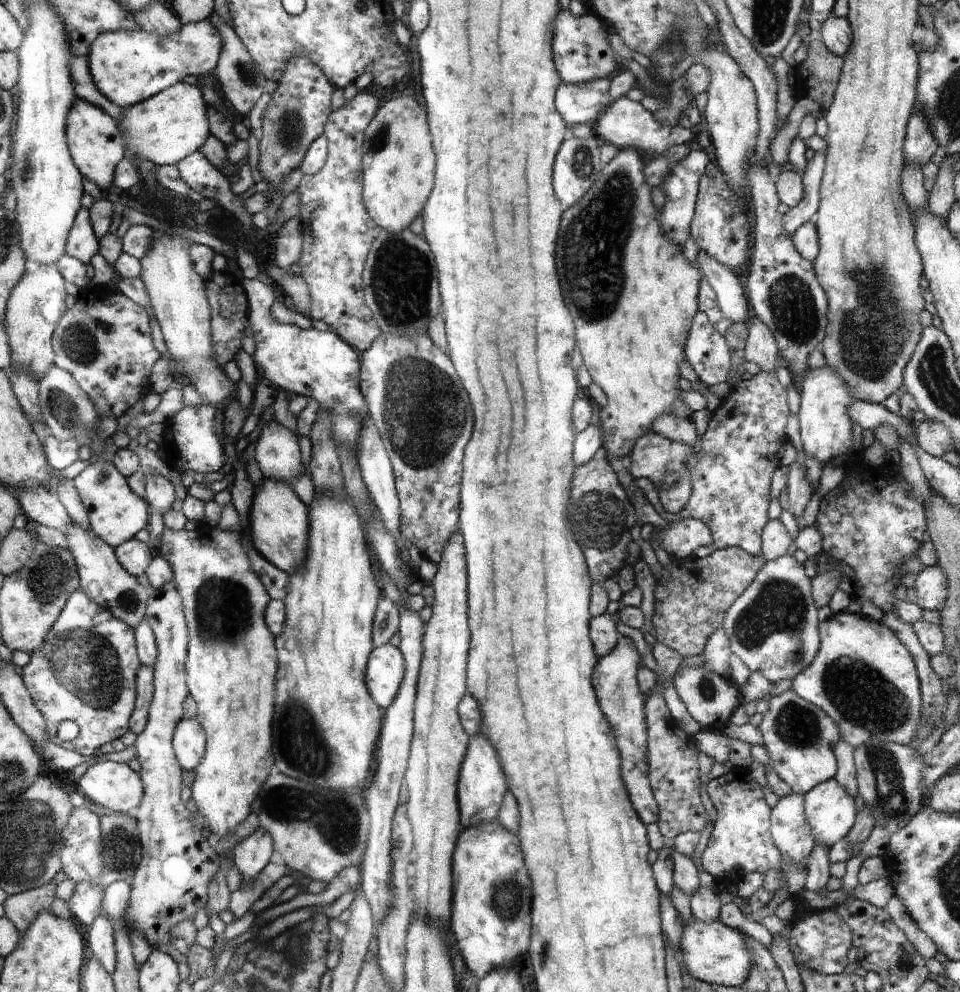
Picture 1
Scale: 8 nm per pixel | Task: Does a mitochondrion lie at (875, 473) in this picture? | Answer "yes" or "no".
no

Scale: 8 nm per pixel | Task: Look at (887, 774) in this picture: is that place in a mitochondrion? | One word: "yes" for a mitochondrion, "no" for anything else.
yes

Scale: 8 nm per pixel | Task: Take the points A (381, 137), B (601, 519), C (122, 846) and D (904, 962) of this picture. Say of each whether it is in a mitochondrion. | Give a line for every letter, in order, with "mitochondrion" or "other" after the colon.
A: mitochondrion
B: mitochondrion
C: mitochondrion
D: mitochondrion

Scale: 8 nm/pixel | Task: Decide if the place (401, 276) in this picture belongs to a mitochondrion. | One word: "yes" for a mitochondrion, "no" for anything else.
yes

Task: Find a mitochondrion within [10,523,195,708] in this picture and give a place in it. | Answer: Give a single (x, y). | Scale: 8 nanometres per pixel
(48, 578)

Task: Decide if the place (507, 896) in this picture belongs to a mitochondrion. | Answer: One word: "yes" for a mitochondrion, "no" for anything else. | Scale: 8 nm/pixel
yes

